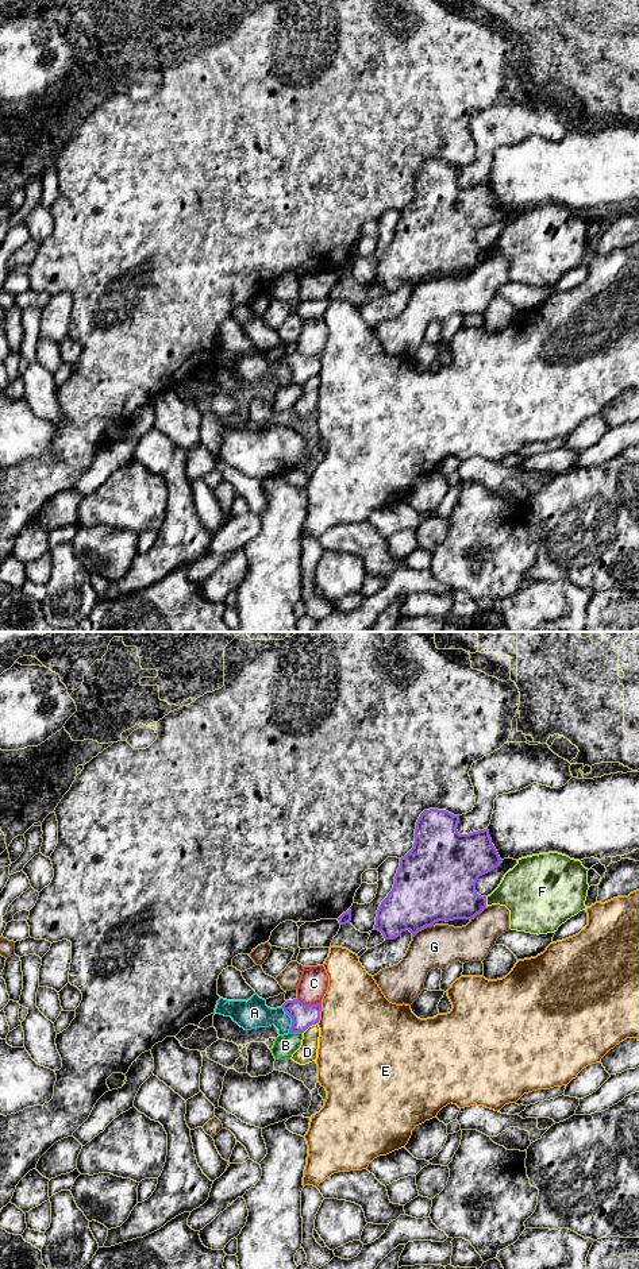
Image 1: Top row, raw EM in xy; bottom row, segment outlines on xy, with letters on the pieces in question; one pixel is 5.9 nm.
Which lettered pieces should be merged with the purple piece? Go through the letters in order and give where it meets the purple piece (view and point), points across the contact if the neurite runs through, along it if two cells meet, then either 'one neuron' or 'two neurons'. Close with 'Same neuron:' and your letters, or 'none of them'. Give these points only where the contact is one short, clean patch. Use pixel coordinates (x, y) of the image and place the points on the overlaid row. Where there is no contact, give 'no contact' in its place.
A: xy (292, 1019) | two neurons
B: xy (296, 1032) | along xy (289, 1032), (301, 1033) | two neurons
C: xy (310, 1005) | two neurons
D: xy (310, 1025) | along xy (316, 1022), (303, 1033) | two neurons
E: xy (319, 1013) | two neurons
F: xy (485, 902) | along xy (485, 897), (487, 906) | two neurons
G: xy (422, 928) | two neurons
Same neuron: none of them

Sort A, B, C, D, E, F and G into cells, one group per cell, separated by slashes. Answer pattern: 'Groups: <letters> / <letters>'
Groups: A / B / C / D / E / F / G

